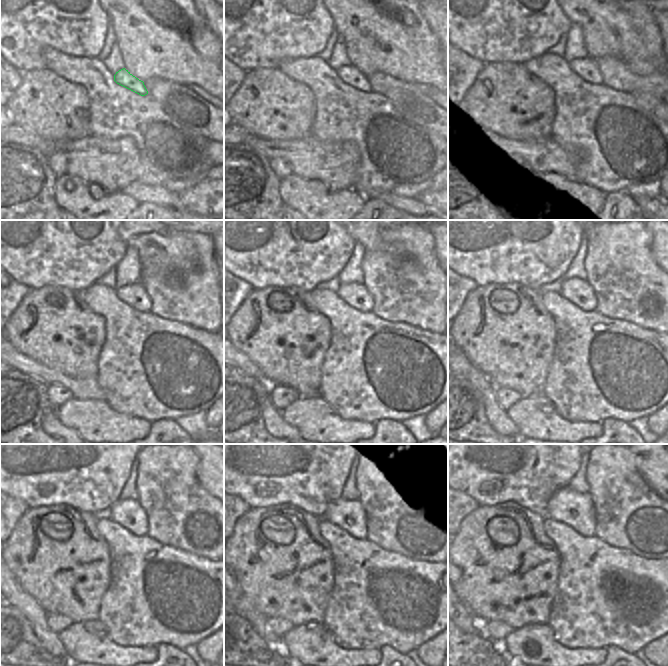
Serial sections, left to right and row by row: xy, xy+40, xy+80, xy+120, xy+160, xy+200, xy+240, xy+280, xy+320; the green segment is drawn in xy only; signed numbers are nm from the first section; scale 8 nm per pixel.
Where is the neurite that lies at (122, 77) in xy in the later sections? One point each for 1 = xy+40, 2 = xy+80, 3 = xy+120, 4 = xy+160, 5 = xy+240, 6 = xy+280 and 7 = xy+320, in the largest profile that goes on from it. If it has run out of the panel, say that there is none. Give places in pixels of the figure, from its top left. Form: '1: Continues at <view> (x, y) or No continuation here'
1: Continues at xy+40 (350, 75)
2: Continues at xy+80 (586, 68)
3: Continues at xy+120 (134, 295)
4: Continues at xy+160 (357, 296)
5: Continues at xy+240 (129, 514)
6: Continues at xy+280 (350, 515)
7: Continues at xy+320 (576, 510).

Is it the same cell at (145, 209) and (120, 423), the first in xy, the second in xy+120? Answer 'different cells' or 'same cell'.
different cells

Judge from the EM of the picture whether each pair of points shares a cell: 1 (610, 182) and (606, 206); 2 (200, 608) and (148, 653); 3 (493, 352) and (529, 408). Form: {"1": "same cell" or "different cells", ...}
{"1": "different cells", "2": "different cells", "3": "different cells"}

